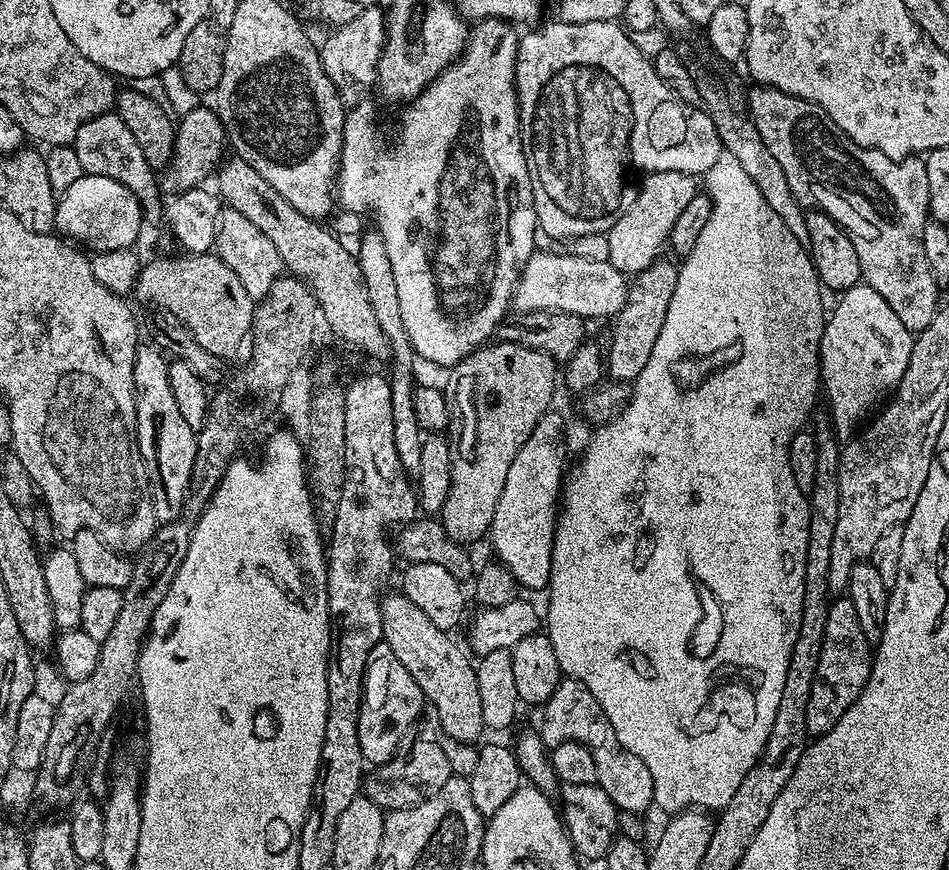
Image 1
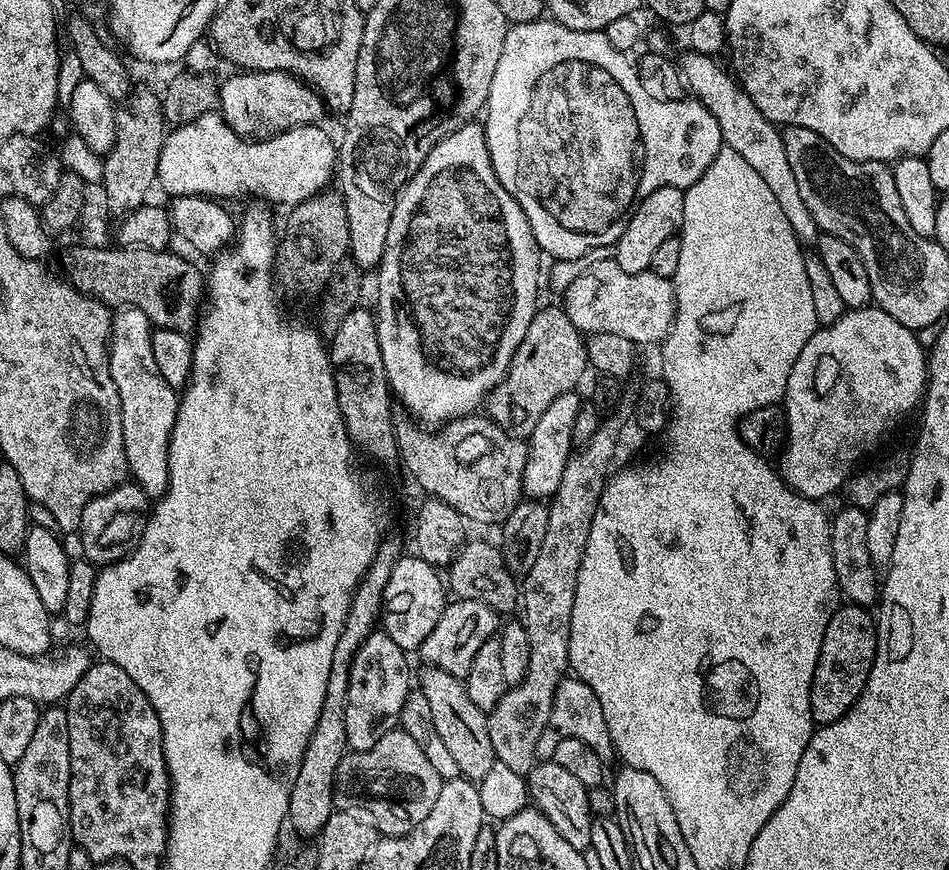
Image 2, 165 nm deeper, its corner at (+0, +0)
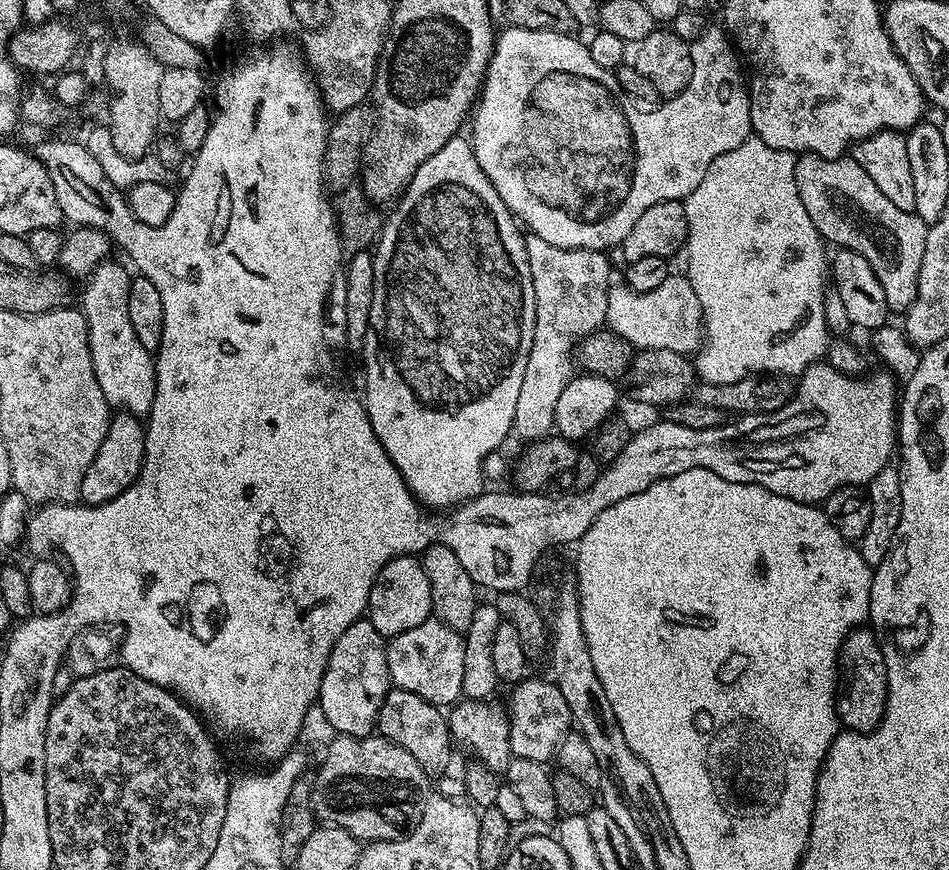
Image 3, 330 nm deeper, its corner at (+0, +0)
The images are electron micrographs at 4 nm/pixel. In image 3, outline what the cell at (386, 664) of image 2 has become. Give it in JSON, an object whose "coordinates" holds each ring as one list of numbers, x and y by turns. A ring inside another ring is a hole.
{"coordinates":[[367,618,355,620,334,642,334,650,328,659,328,668,322,674,322,686,318,697,318,712,324,715,324,720,333,728,333,733,341,736,371,736,376,727,378,710,386,698,389,688,393,687,390,678,390,666,388,665,388,645,385,637,374,630,374,626]]}

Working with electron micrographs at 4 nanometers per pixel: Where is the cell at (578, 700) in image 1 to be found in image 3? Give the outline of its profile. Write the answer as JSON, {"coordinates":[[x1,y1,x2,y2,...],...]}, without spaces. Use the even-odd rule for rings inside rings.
{"coordinates":[[525,678,511,689,512,701,506,704,510,726,510,750,515,758,530,758,544,764,556,755,558,742,573,727,570,706,562,698,562,690,551,679,532,680]]}

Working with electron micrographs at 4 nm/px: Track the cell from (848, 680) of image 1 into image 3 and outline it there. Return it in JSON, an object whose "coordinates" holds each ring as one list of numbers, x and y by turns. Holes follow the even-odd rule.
{"coordinates":[[861,626,854,629,840,648,838,661,838,691,834,697,836,715,850,732,873,732,880,725,886,710,888,679,880,641,873,629]]}

